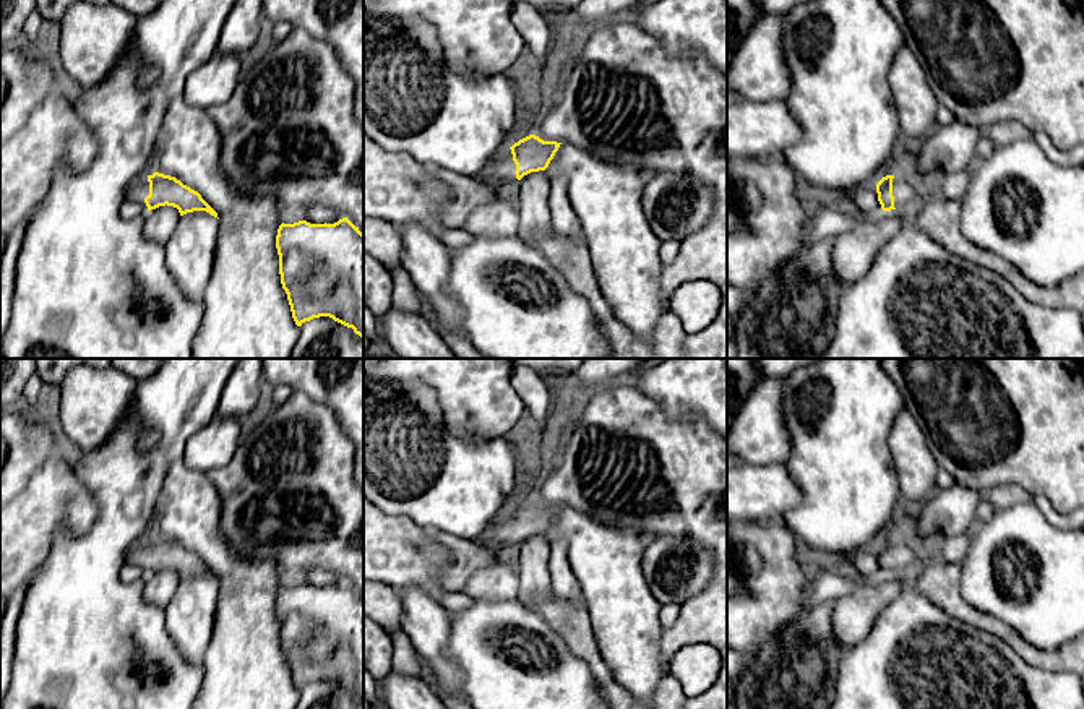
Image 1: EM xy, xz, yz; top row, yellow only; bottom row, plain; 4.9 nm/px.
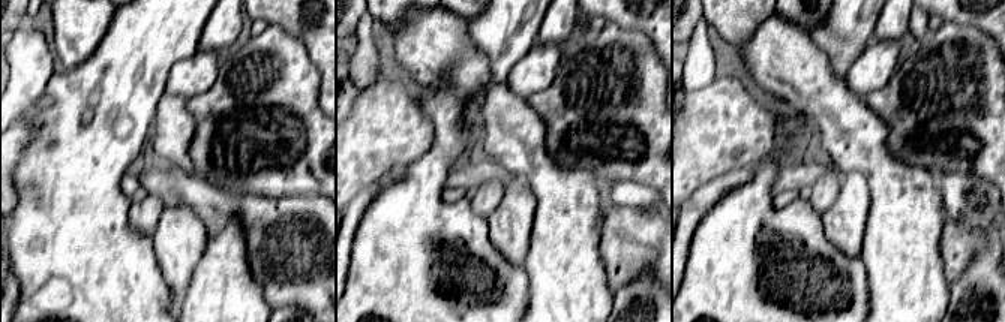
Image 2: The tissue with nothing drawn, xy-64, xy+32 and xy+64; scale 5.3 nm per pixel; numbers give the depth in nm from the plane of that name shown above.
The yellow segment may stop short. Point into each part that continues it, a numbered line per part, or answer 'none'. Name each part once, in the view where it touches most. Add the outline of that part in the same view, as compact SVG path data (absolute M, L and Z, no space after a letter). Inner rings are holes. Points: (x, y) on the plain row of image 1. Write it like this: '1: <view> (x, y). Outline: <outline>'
1: xy (140, 554). Outline: M148 539L140 542L136 547L133 547L127 556L127 563L141 566L144 573L148 574L148 569L144 566L144 561L149 558L149 545Z

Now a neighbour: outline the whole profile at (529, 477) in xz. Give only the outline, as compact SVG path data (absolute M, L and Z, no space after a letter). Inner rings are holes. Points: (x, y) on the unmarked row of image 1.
M526 461L519 482L516 483L513 495L505 505L505 513L511 511L519 503L536 496L536 488L539 485L539 480L548 466L550 461L545 461L540 467L536 467L529 461Z

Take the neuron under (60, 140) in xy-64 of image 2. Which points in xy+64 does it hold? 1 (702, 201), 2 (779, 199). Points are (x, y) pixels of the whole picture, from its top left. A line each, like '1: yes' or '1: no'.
1: no
2: no

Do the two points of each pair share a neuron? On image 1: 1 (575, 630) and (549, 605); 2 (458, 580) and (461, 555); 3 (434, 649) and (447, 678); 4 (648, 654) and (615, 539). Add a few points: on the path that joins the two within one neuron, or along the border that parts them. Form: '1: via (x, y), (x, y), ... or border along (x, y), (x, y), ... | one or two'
1: via (568, 623), (555, 610) | one
2: via (460, 573), (461, 562) | one
3: via (435, 656), (447, 672) | one
4: via (627, 625), (615, 592), (615, 568) | one

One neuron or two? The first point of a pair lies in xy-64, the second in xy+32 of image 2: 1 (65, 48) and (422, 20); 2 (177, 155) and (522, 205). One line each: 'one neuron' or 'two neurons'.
1: one neuron
2: two neurons

